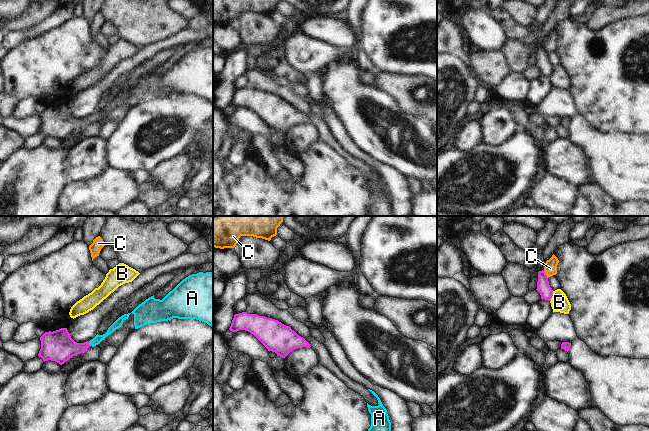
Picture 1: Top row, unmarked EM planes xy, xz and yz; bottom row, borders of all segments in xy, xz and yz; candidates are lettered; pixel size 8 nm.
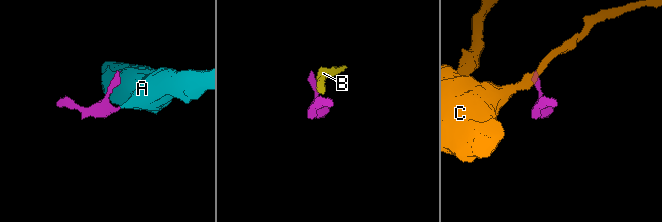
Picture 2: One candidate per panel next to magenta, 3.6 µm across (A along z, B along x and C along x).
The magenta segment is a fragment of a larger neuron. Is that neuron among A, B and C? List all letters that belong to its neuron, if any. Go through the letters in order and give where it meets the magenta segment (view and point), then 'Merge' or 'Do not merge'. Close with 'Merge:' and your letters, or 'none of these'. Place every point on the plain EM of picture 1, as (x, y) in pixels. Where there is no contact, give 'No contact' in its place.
A: Touches magenta at xy (89, 120). Merge
B: Touches magenta at yz (552, 71). Do not merge
C: Touches magenta at yz (545, 50). Do not merge
Merge: A.

